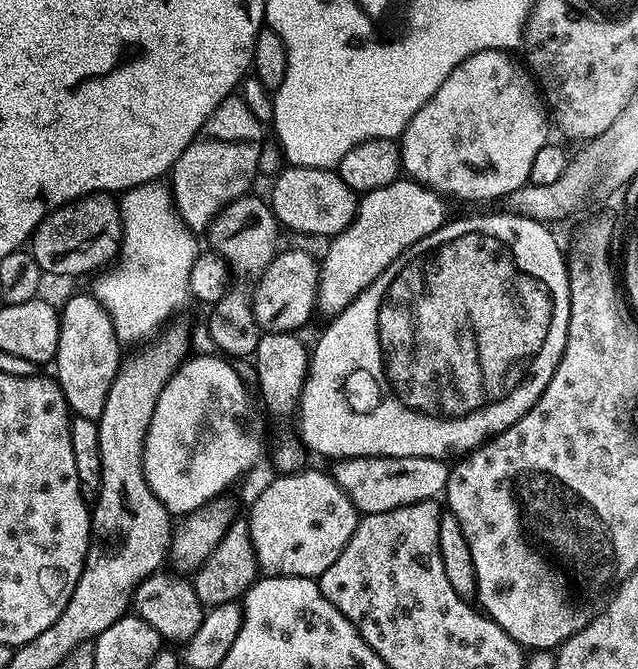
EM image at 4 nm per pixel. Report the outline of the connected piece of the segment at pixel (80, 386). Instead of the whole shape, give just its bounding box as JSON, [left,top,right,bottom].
[54,294,122,421]

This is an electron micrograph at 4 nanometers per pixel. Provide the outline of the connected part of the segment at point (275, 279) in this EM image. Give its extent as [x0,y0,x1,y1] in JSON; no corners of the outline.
[250,248,320,332]

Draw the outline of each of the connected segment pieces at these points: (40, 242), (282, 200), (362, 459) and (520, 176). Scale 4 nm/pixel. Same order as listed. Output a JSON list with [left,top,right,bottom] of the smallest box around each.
[[30,194,120,276],[270,167,357,236],[334,456,449,513],[398,50,550,201]]

